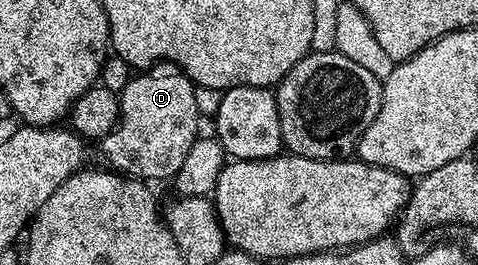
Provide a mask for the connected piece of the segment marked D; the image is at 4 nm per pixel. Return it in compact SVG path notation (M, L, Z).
M160 63L154 66L153 71L143 71L138 75L132 76L131 82L123 88L123 92L118 94L119 98L119 121L115 124L115 129L109 135L105 135L98 142L97 148L103 152L103 157L108 161L110 168L120 175L136 178L144 183L152 183L151 181L163 181L174 178L177 171L181 171L181 162L185 160L185 155L189 155L189 147L193 147L196 137L200 136L199 129L199 101L195 98L197 86L190 77L185 76L176 70L174 65Z

